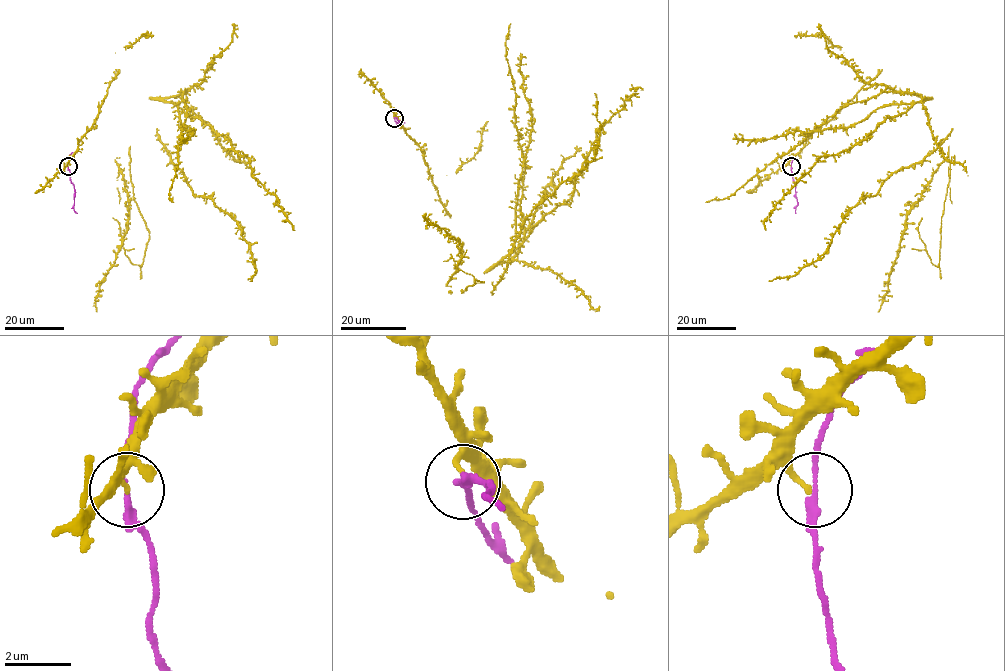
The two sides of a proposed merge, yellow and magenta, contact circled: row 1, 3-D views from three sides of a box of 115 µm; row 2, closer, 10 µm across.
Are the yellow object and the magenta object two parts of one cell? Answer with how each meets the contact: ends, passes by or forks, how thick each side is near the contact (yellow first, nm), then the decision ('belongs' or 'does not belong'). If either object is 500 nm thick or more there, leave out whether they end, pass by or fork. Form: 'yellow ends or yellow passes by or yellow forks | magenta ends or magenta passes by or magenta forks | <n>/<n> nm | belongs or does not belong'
yellow ends | magenta passes by | 160/190 nm | does not belong

